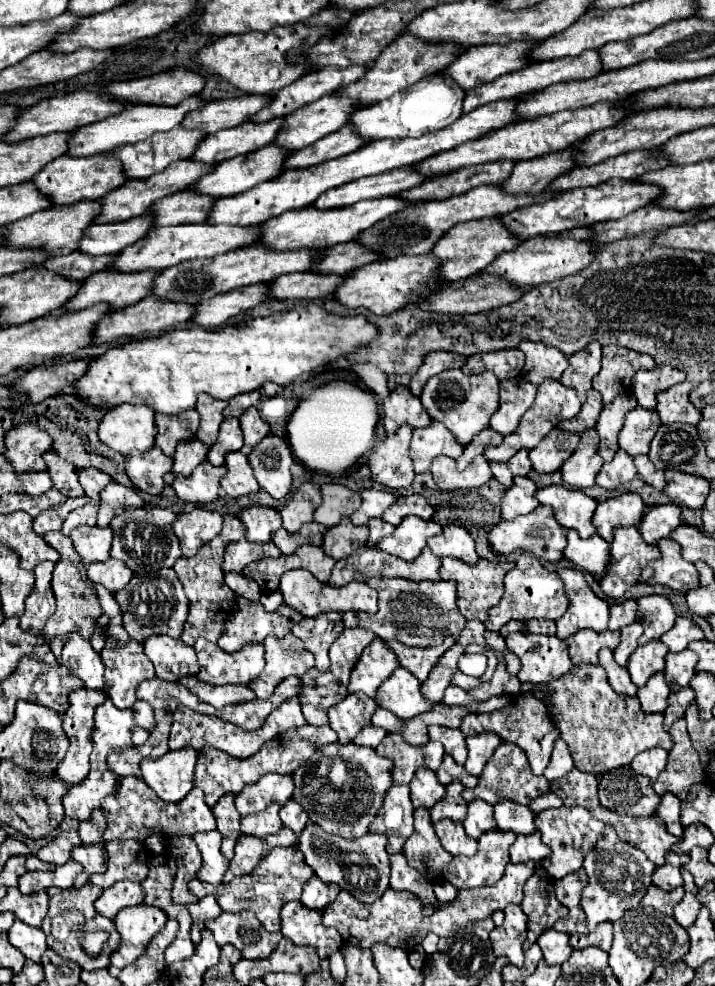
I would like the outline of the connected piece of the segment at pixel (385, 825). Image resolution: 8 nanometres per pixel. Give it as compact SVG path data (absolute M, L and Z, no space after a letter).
M392 785L384 795L384 805L376 813L372 825L368 827L374 833L384 833L388 837L388 853L400 853L404 841L412 835L412 803L408 785Z

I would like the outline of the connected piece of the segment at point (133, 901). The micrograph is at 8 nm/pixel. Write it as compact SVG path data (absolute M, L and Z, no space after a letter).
M120 881L120 883L104 889L104 893L98 897L96 905L98 905L98 911L102 911L104 917L114 919L120 909L140 905L142 901L144 901L144 891L142 891L140 883Z

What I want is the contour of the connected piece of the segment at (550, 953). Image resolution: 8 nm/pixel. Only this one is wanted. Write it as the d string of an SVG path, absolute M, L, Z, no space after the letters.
M548 929L538 937L536 943L540 945L540 949L544 953L544 959L550 965L562 965L572 953L572 947L568 945L568 939L570 939L568 933L560 933L556 929Z

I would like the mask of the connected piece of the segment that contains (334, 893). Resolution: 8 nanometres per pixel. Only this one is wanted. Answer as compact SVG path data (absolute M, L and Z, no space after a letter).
M312 875L302 889L302 897L300 903L308 909L324 909L326 905L330 905L340 893L340 887L334 883L324 883L320 881L316 875Z

